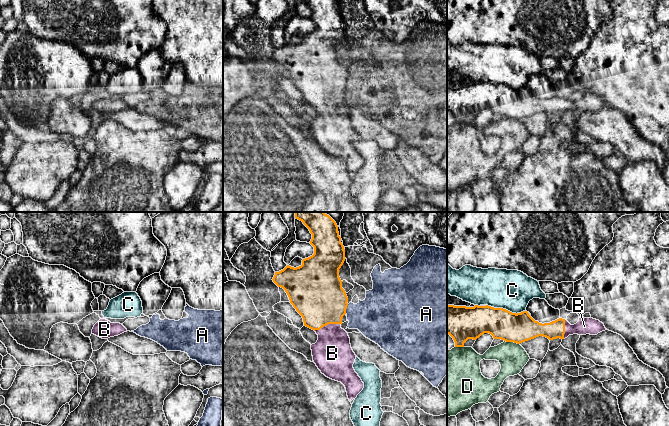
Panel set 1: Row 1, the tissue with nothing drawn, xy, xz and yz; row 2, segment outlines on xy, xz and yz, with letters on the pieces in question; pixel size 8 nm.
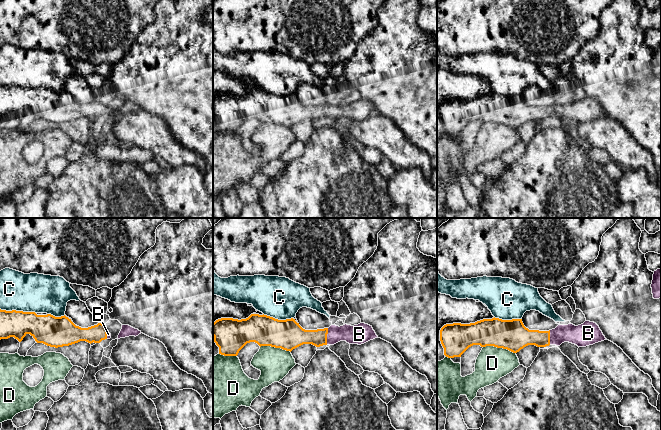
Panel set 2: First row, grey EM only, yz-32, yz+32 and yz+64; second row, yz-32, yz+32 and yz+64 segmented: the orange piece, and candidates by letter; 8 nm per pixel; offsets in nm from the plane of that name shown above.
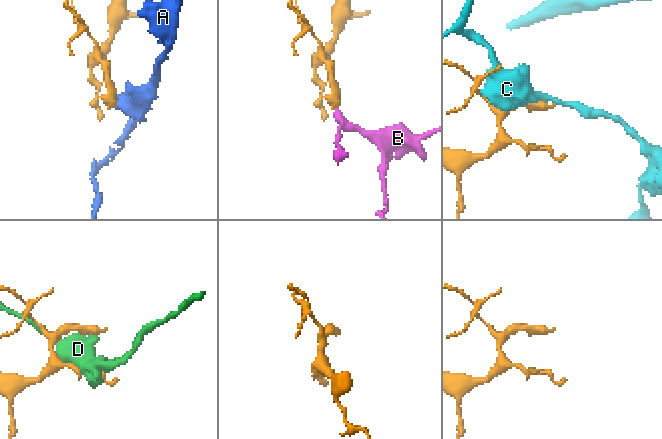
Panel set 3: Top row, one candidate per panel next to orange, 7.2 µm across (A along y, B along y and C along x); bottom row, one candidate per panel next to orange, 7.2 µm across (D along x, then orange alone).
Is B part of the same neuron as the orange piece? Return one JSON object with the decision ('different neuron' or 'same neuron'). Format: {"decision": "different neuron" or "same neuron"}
{"decision": "same neuron"}

